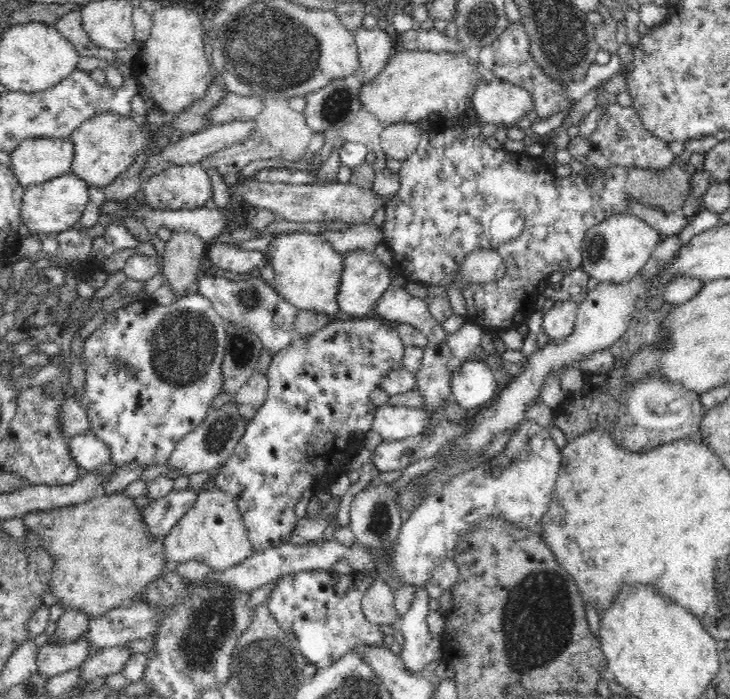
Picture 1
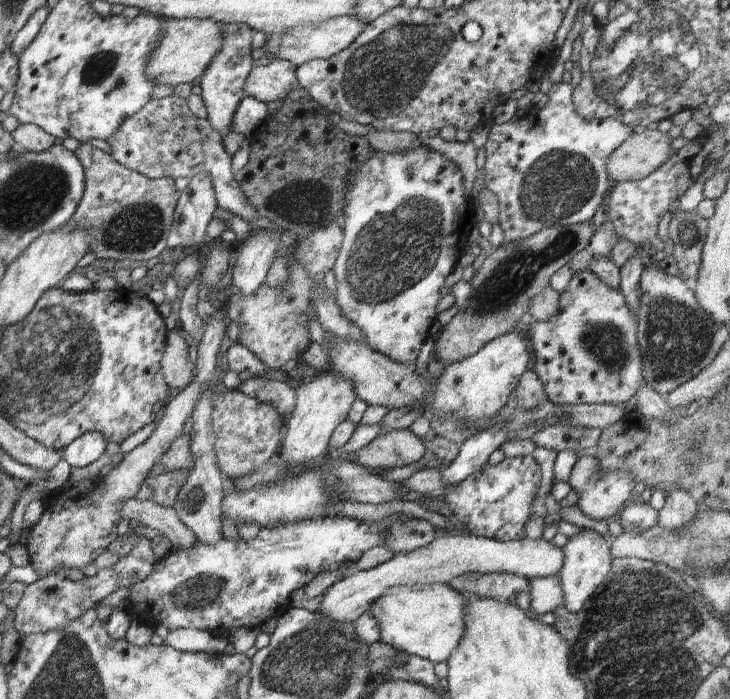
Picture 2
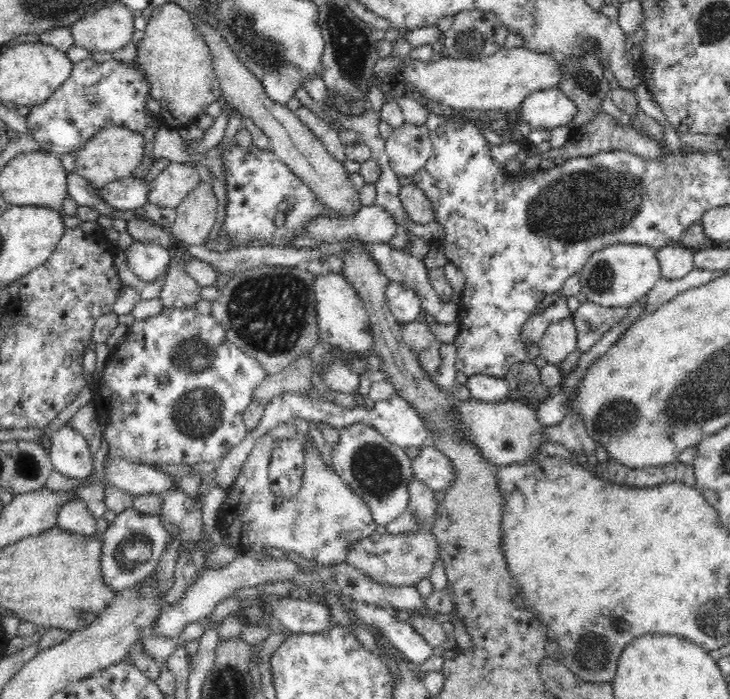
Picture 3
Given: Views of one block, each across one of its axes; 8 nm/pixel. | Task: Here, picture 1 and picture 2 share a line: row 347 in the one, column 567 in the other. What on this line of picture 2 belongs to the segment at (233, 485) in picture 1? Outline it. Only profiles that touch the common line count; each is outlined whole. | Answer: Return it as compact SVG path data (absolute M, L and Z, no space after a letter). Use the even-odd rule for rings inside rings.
M590 271L574 272L572 280L568 282L568 288L564 288L560 292L560 298L558 300L558 312L548 318L548 320L542 322L533 319L532 322L525 328L526 336L528 337L528 350L532 356L531 367L533 371L539 376L540 382L544 385L544 392L546 397L557 405L578 405L582 403L586 404L625 404L627 400L630 400L636 392L640 392L640 388L646 386L646 378L644 378L644 368L642 368L642 354L640 354L640 348L637 342L637 320L632 316L632 312L628 310L630 306L626 304L622 292L616 288L608 288L608 284L604 284L604 280L600 280L596 274Z

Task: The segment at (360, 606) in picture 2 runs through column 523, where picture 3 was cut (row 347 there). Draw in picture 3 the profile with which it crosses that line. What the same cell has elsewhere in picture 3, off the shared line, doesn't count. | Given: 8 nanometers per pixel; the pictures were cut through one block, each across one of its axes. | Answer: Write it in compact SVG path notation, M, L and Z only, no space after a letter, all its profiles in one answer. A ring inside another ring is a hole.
M573 317L552 322L540 339L539 351L547 362L559 365L566 357L577 350L577 331Z

